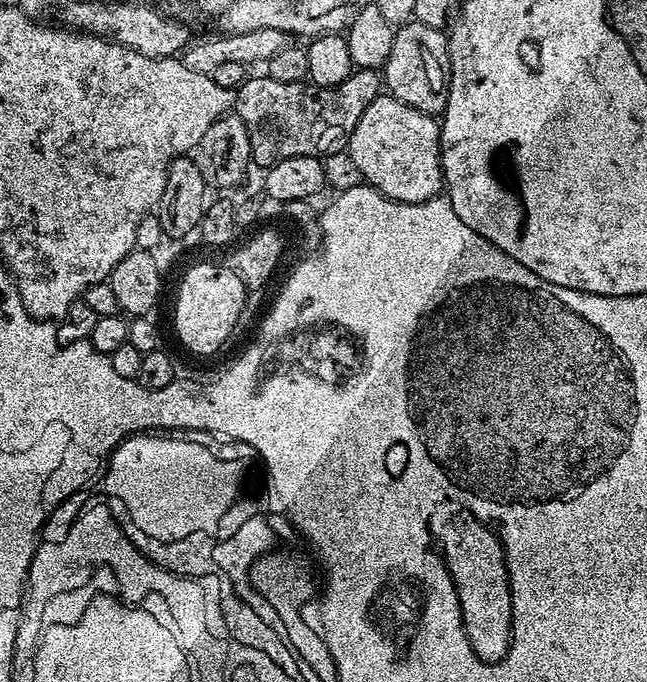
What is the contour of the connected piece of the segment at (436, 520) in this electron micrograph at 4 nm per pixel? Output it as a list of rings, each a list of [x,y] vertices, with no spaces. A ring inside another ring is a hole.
[[[447,494],[441,495],[434,510],[428,512],[428,530],[442,557],[442,563],[448,567],[450,588],[455,603],[460,606],[465,638],[483,664],[497,664],[506,658],[512,645],[512,577],[504,557],[503,543],[489,525],[483,524],[480,517],[473,514],[471,508]]]

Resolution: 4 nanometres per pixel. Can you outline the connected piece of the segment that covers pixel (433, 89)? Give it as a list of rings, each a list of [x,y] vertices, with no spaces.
[[[407,22],[395,29],[390,58],[386,58],[382,69],[383,87],[395,100],[406,102],[406,106],[414,106],[414,110],[428,116],[443,113],[448,101],[451,73],[448,37],[441,29],[419,22]]]

